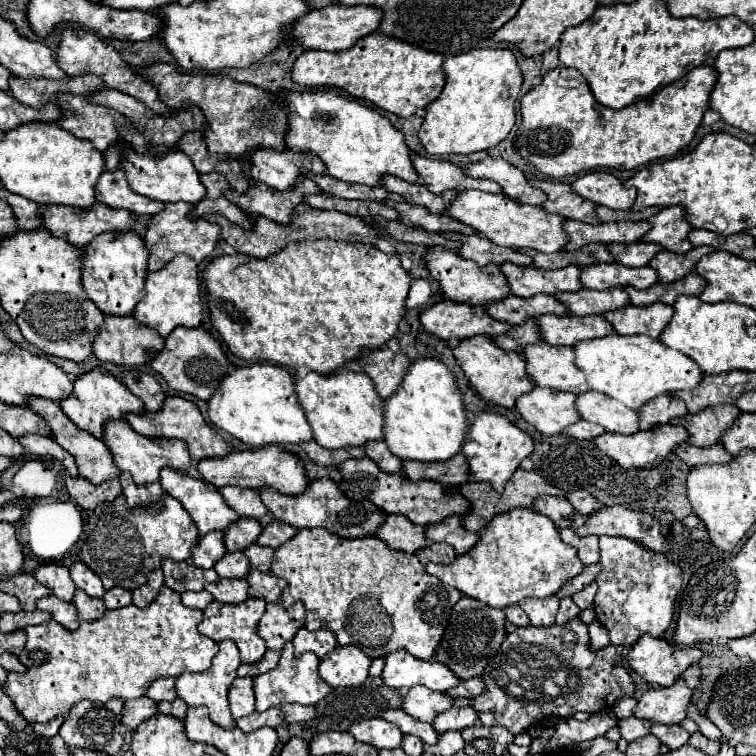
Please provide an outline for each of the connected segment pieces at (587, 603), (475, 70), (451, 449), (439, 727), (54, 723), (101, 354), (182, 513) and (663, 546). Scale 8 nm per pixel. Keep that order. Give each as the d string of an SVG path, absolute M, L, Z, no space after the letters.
M590 583L584 591L578 591L576 595L574 595L574 603L580 607L580 611L584 611L584 609L588 609L588 607L592 607L592 603L594 603L594 595L596 595L596 583Z
M470 49L468 53L454 55L448 61L444 61L442 69L446 75L446 85L442 93L436 97L436 101L432 101L426 107L426 115L418 131L424 149L430 155L446 155L446 153L470 155L476 151L490 149L498 145L502 139L506 139L506 135L516 123L514 103L518 99L520 85L522 85L522 73L514 53L510 49Z
M418 359L410 365L400 389L384 399L388 449L400 459L446 461L462 451L462 443L470 431L464 395L456 377L438 359Z
M452 707L440 713L432 725L438 733L444 733L444 731L462 731L466 727L472 727L476 721L478 721L478 713L472 707L464 707L464 709Z
M56 717L56 719L50 719L46 723L34 723L32 729L36 735L44 735L44 737L54 737L60 729L60 725L64 723L64 717Z
M106 317L102 331L98 333L92 347L94 347L94 355L102 363L114 363L118 367L132 369L150 363L154 359L154 353L162 351L164 339L154 329L138 323L134 317Z
M120 495L114 503L104 503L88 515L80 535L80 559L102 579L106 589L122 587L134 591L146 583L150 571L162 565L162 559L190 559L198 539L200 535L190 515L174 497L166 495L160 505L132 509Z
M602 507L588 517L588 521L576 529L580 537L586 535L610 535L610 537L626 537L638 541L648 551L666 555L670 551L668 541L660 533L660 523L642 511L630 511L626 507Z

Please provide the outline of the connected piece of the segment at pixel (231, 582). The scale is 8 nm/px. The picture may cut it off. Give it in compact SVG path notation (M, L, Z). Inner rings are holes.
M222 579L218 583L210 583L206 587L208 593L214 595L216 601L238 605L248 599L248 583L246 579Z

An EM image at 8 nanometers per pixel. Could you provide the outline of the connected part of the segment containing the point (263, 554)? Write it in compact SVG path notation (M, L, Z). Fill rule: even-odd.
M250 545L248 549L244 549L244 553L248 555L250 565L252 565L254 569L260 569L260 571L264 571L264 573L270 573L270 563L272 563L274 549L262 547L262 545Z

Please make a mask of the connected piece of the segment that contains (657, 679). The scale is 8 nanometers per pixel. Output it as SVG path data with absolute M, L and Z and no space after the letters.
M642 635L630 651L630 667L652 685L672 685L678 677L696 661L700 661L702 651L696 647L678 649L668 645L664 639Z

